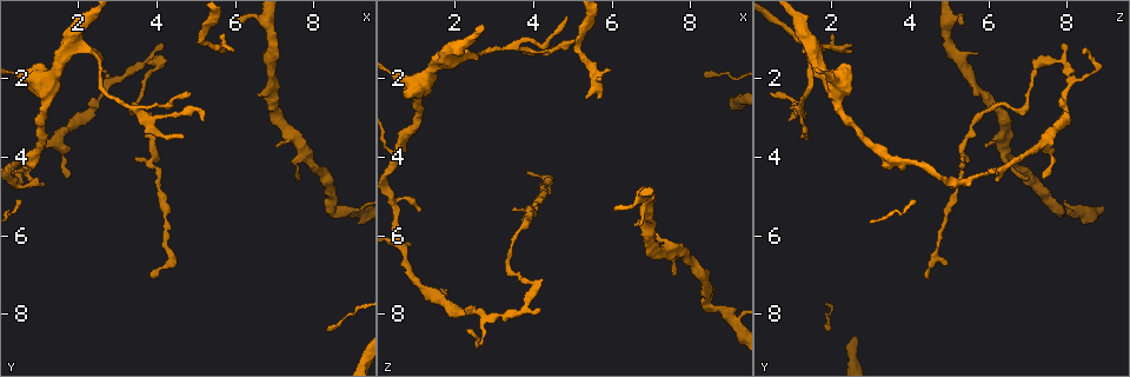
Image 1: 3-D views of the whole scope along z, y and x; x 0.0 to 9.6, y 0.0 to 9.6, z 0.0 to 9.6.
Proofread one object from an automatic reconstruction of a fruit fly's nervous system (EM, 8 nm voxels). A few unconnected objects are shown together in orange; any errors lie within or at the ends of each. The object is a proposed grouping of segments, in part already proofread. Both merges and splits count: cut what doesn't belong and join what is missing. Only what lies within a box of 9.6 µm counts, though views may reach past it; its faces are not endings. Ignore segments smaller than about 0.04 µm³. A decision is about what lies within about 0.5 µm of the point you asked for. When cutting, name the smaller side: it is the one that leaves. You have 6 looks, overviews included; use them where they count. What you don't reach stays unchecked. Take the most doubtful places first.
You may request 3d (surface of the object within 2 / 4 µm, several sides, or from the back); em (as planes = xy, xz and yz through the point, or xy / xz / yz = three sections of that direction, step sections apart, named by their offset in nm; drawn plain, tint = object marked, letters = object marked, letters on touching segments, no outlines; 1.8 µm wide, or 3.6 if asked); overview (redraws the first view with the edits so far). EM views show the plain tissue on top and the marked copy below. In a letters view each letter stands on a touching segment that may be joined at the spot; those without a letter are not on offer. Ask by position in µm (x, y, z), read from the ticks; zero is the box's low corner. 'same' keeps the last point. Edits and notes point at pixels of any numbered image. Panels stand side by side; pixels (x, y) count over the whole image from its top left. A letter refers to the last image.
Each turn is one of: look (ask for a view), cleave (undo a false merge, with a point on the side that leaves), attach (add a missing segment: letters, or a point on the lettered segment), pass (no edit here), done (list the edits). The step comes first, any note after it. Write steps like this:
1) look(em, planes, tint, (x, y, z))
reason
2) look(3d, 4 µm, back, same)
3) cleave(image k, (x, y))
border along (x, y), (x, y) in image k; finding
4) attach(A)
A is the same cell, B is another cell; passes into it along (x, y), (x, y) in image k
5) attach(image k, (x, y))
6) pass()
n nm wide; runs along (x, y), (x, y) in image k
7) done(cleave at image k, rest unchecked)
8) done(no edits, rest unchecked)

look(em, planes, letters, (8.35, 5.35, 7.70))
sharp bend

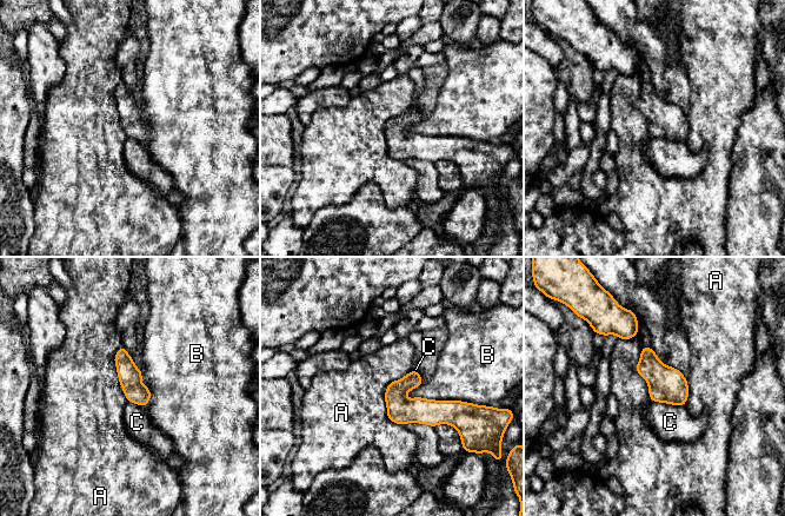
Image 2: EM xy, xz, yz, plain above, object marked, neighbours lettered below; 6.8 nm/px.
pass()
A, B and C are other cells; border along (413, 368), (385, 391), (401, 425) in image 2; continuous, no second neuron

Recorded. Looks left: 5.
look(3d, 4 µm, (1.70, 1.40, 1.50))
side arm on a straight run

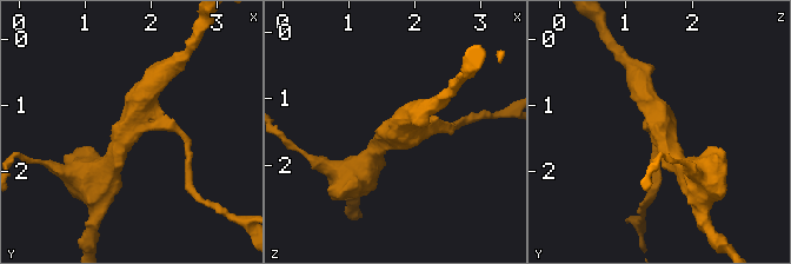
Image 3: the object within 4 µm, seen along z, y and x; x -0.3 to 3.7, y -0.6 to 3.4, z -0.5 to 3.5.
look(em, yz, step 8, tint, (1.65, 1.40, 1.45))
3 arms; now the EM

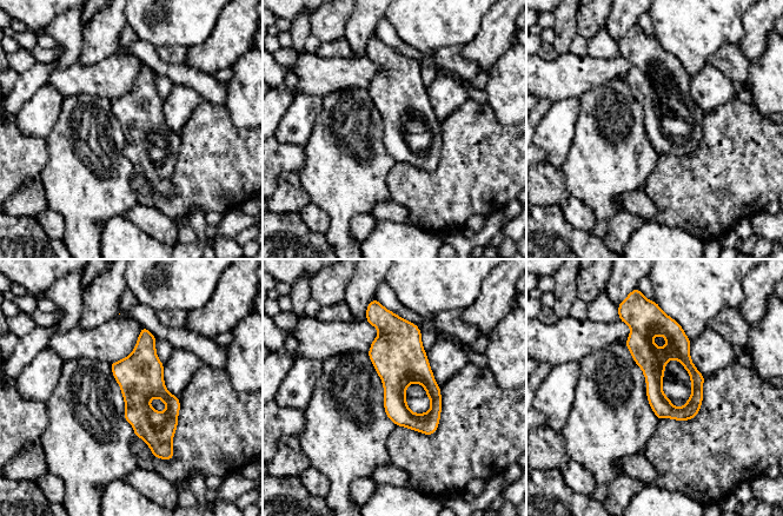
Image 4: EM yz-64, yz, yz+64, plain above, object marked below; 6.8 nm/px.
look(em, xy, step 16, letters, same)
another direction

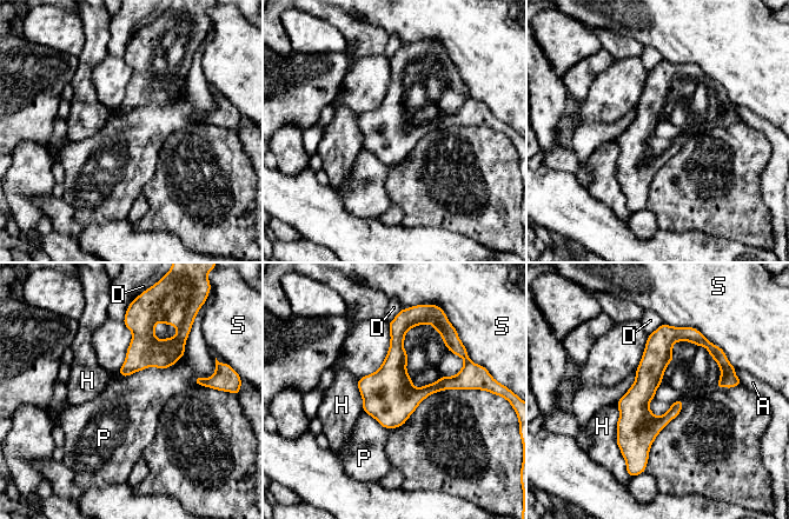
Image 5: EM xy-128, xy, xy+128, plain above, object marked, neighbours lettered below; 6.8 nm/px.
pass()
A, D, H, P and S are other cells; border along (187, 338), (173, 364), (118, 373) in image 5; continuous, no second neuron

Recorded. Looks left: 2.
look(em, planes, letters, (4.05, 4.40, 5.30))
narrows sharply

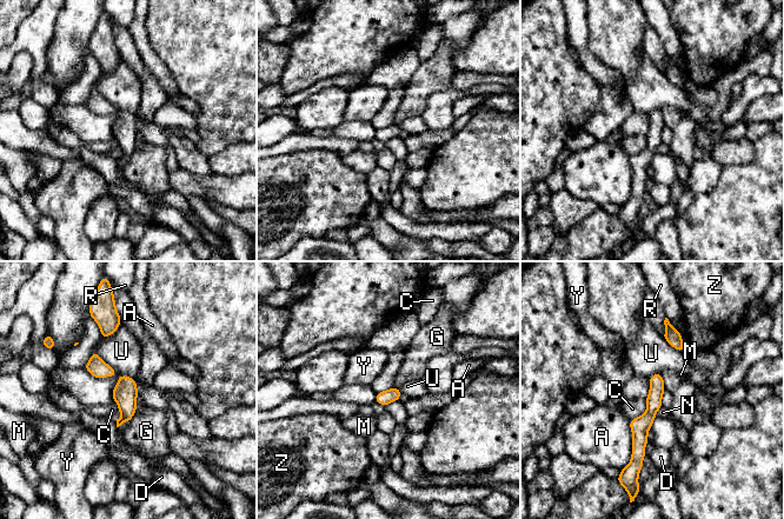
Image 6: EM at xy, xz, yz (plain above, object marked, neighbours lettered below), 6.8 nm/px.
pass()
100 nm wide; A, C, D, G, M, N, R, U, Y and Z are other cells; continuous, no second neuron

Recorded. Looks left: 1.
done(no edits, rest unchecked)

